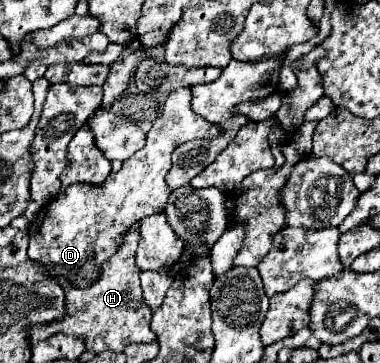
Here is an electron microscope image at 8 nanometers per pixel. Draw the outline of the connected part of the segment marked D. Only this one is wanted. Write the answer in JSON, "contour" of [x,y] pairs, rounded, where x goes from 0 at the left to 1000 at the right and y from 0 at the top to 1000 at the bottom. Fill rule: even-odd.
{"contour":[[[497,242],[455,248],[439,264],[424,320],[387,364],[387,397],[350,424],[350,435],[329,441],[313,474],[287,479],[266,523],[245,523],[245,512],[192,512],[192,523],[176,523],[166,540],[103,579],[97,601],[76,623],[76,711],[103,722],[129,766],[166,760],[197,793],[234,793],[266,755],[266,727],[308,694],[318,656],[339,628],[371,601],[434,579],[450,534],[434,485],[450,463],[455,413],[492,386],[566,380],[576,369],[576,347],[508,314]],[[224,749],[239,749],[239,771],[224,766]]]}

